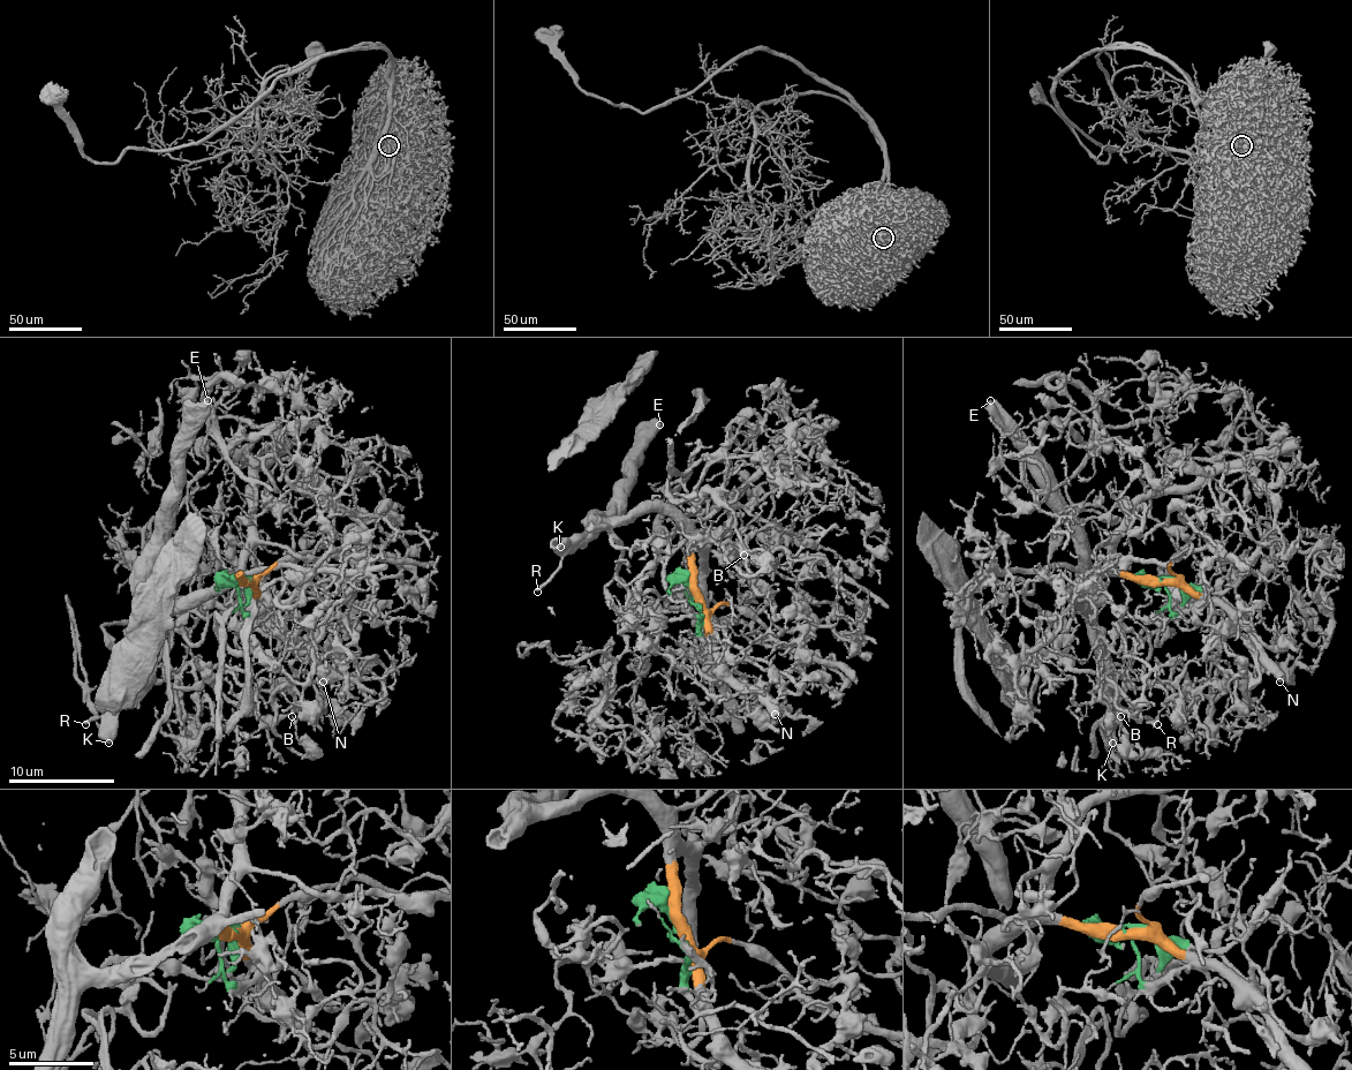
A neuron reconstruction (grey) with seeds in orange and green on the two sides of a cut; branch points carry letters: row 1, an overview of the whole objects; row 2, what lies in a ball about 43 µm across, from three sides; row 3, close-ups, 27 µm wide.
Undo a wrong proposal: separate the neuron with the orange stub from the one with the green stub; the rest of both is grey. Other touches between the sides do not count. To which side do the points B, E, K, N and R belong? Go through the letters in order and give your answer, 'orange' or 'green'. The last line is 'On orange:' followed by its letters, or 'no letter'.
B: green
E: orange
K: orange
N: orange
R: orange
On orange: E, K, N, R

